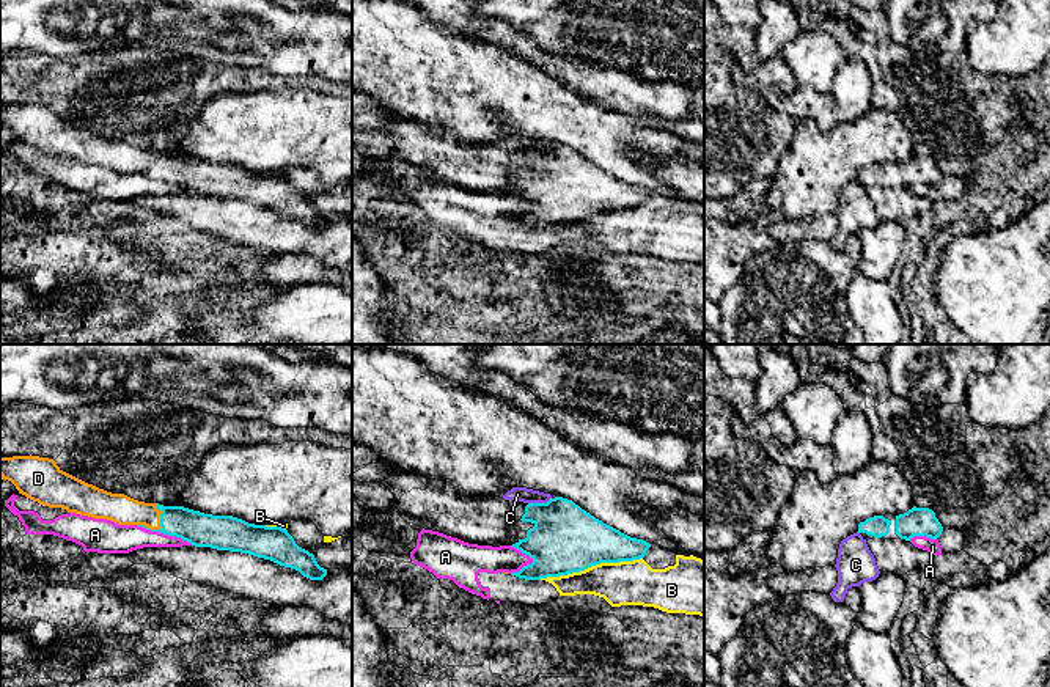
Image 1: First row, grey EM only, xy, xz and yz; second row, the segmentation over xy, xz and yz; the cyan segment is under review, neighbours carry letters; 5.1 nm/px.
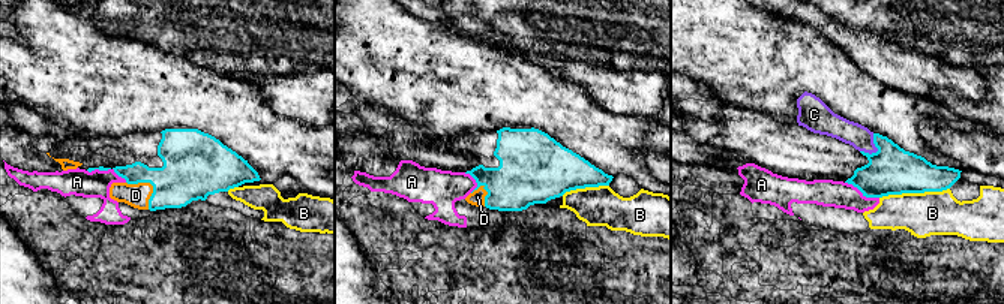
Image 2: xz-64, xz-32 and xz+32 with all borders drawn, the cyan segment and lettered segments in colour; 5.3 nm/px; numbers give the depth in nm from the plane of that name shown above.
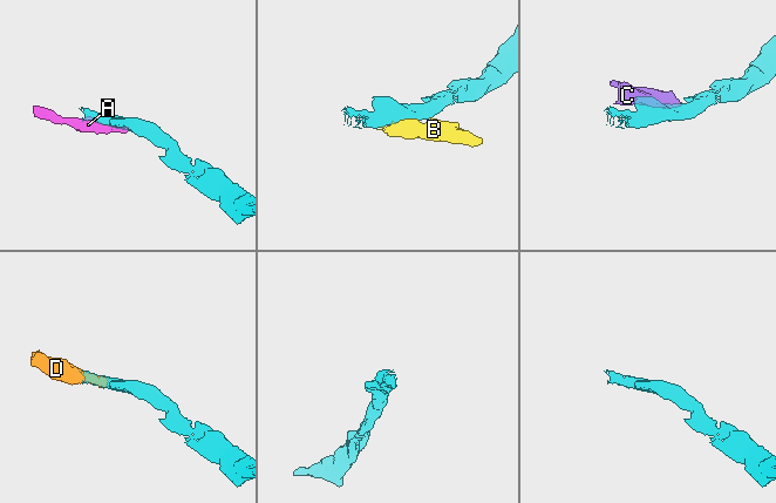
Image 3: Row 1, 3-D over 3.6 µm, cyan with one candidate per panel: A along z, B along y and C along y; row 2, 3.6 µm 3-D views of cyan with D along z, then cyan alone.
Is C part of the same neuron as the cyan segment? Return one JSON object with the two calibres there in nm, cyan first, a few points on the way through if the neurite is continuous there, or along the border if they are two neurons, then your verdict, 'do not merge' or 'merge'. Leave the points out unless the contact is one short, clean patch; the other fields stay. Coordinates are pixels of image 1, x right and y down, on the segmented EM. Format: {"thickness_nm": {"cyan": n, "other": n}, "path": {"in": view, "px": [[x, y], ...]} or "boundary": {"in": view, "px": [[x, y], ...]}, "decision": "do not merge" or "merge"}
{"thickness_nm": {"cyan": 340, "other": 80}, "boundary": {"in": "xz", "px": [[550, 497], [541, 503], [528, 503]]}, "decision": "do not merge"}

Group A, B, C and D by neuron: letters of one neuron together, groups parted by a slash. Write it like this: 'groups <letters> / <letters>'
groups A B / C / D

